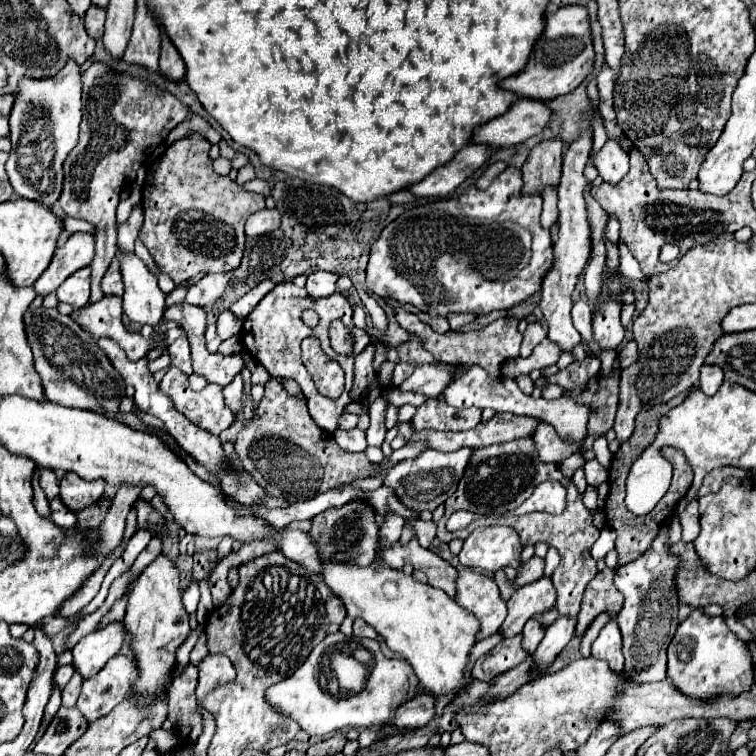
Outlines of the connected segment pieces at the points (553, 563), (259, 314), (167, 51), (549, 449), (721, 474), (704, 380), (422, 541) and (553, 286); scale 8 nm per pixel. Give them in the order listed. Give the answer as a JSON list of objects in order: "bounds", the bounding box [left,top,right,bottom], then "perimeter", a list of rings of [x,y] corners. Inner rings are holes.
[{"bounds":[545,547,559,577],"perimeter":[[[549,547],[547,557],[545,557],[545,575],[547,575],[547,577],[551,577],[557,565],[559,565],[559,555],[557,555],[557,549],[555,549],[555,547]]]},{"bounds":[241,281,371,433],"perimeter":[[[287,281],[287,283],[279,283],[271,293],[267,293],[267,295],[257,303],[257,307],[245,317],[245,321],[243,321],[243,331],[241,331],[241,337],[243,337],[241,343],[243,343],[245,351],[249,351],[251,357],[257,359],[257,361],[267,369],[267,373],[269,373],[271,377],[285,377],[285,379],[297,381],[297,385],[301,387],[303,395],[307,397],[309,415],[313,417],[313,421],[315,421],[321,429],[325,429],[325,431],[329,431],[329,433],[333,433],[333,431],[337,429],[339,417],[345,413],[345,407],[353,401],[353,399],[351,399],[351,389],[353,389],[353,363],[355,363],[355,357],[339,355],[339,353],[335,353],[335,351],[331,349],[329,337],[327,337],[327,327],[329,327],[329,323],[331,323],[333,319],[343,319],[345,325],[351,329],[351,333],[353,333],[353,337],[355,337],[355,355],[359,355],[361,351],[365,351],[365,347],[371,343],[369,335],[367,335],[365,331],[357,329],[357,327],[353,325],[353,319],[351,319],[351,317],[353,317],[353,307],[349,305],[349,301],[347,301],[345,295],[333,293],[331,297],[313,299],[313,297],[309,297],[309,293],[307,293],[305,289],[299,289],[297,285],[293,285],[293,283]],[[305,309],[313,309],[313,311],[319,315],[319,325],[317,325],[315,329],[309,329],[309,327],[303,325],[303,321],[301,321],[301,311],[305,311]],[[311,335],[315,335],[315,337],[321,341],[323,351],[325,351],[331,359],[335,359],[335,361],[341,365],[341,369],[345,371],[347,389],[343,391],[343,395],[341,395],[337,401],[331,401],[331,399],[327,399],[327,397],[323,397],[323,395],[317,393],[313,381],[309,379],[307,369],[305,369],[303,363],[301,363],[301,349],[299,349],[299,345],[301,345],[301,341],[303,341],[305,337],[311,337]]]},{"bounds":[159,33,185,81],"perimeter":[[[161,33],[161,57],[159,57],[159,73],[169,79],[169,81],[183,81],[185,79],[185,65],[183,59],[179,55],[179,51],[175,49],[175,45],[167,39],[165,33]]]},{"bounds":[535,421,581,463],"perimeter":[[[541,421],[541,427],[537,427],[535,431],[535,443],[537,443],[537,451],[543,463],[561,463],[569,455],[577,453],[581,447],[579,443],[561,439],[555,427],[551,427],[551,423],[545,423],[545,421]]]},{"bounds":[697,467,747,497],"perimeter":[[[719,467],[719,469],[713,469],[713,471],[707,473],[707,477],[703,479],[703,485],[699,487],[697,497],[707,495],[707,493],[717,493],[719,487],[721,487],[721,483],[723,483],[727,477],[743,479],[743,477],[747,477],[747,471],[745,471],[745,469],[739,469],[739,467]]]},{"bounds":[699,365,723,395],"perimeter":[[[703,365],[701,367],[701,377],[699,377],[699,387],[705,395],[713,395],[723,383],[723,371],[721,367],[713,365]]]},{"bounds":[413,519,437,549],"perimeter":[[[417,519],[417,523],[413,527],[415,527],[415,533],[417,533],[419,545],[427,549],[431,545],[431,541],[435,539],[435,529],[437,529],[435,523],[433,521],[421,521],[421,519]]]},{"bounds":[539,131,593,351],"perimeter":[[[585,131],[585,135],[581,135],[581,139],[575,139],[565,153],[563,177],[559,183],[559,241],[555,243],[555,265],[543,281],[543,291],[541,291],[543,299],[539,303],[547,321],[547,337],[549,341],[557,343],[563,351],[567,349],[571,351],[575,345],[581,343],[581,335],[571,321],[571,305],[573,305],[571,295],[579,275],[583,273],[591,257],[591,227],[585,203],[585,189],[589,187],[589,181],[583,175],[583,169],[589,163],[591,147],[593,147],[593,131]]]}]

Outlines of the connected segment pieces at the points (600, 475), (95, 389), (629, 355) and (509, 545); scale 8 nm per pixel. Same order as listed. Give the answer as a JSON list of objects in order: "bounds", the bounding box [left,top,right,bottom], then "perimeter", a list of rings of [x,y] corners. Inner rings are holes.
[{"bounds":[585,459,607,487],"perimeter":[[[591,459],[585,463],[585,479],[591,487],[599,487],[601,483],[607,481],[607,471],[599,465],[597,459]]]},{"bounds":[25,307,125,415],"perimeter":[[[39,307],[37,311],[27,311],[25,313],[25,327],[27,327],[29,347],[33,349],[33,355],[35,355],[35,369],[43,379],[45,397],[49,401],[61,403],[65,407],[79,407],[79,409],[97,411],[97,413],[105,411],[109,415],[115,415],[119,411],[117,405],[125,397],[125,381],[113,369],[107,355],[97,347],[93,335],[83,331],[71,317],[61,315],[57,309],[45,309],[45,307]]]},{"bounds":[619,341,637,369],"perimeter":[[[629,341],[621,351],[619,351],[619,365],[625,369],[625,367],[629,367],[631,363],[635,363],[637,361],[637,343],[635,341]]]},{"bounds":[459,527,521,573],"perimeter":[[[477,527],[463,545],[459,561],[463,567],[495,573],[505,567],[521,569],[521,539],[513,527]]]}]

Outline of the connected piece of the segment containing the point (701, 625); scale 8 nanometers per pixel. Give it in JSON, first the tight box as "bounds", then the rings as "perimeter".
{"bounds":[667,609,755,701],"perimeter":[[[695,609],[689,619],[685,619],[667,649],[669,669],[667,677],[671,683],[687,697],[711,701],[721,695],[737,697],[749,691],[755,681],[753,663],[749,649],[735,633],[729,631],[723,617],[709,617],[701,609]]]}

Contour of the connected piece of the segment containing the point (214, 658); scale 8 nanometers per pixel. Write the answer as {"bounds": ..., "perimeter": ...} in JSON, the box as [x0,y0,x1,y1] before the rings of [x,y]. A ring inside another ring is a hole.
{"bounds":[197,655,235,703],"perimeter":[[[205,655],[199,663],[199,685],[197,685],[197,699],[201,703],[203,695],[225,681],[233,681],[235,669],[225,655]]]}

